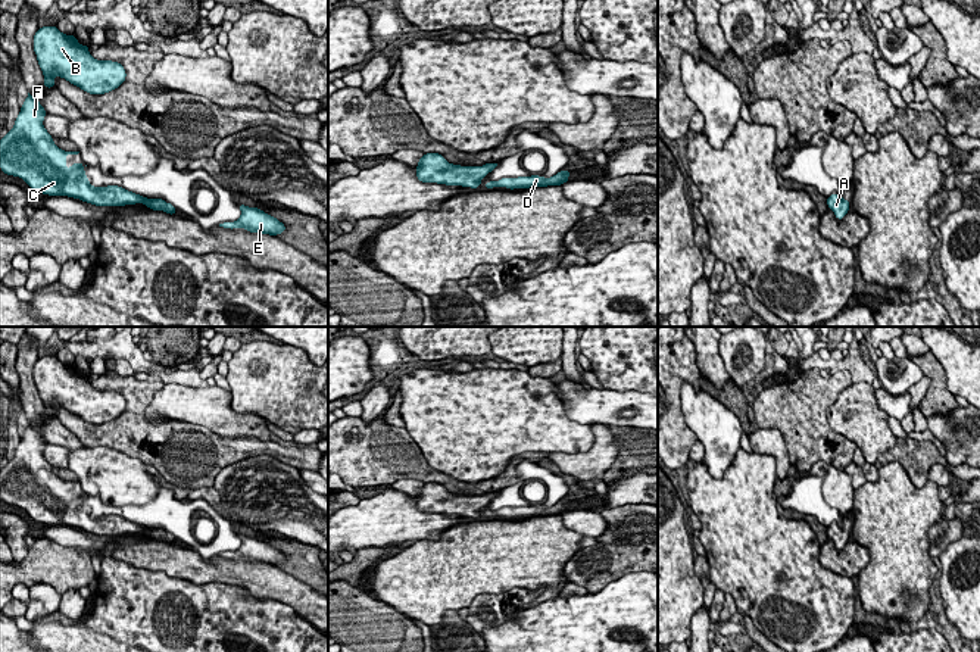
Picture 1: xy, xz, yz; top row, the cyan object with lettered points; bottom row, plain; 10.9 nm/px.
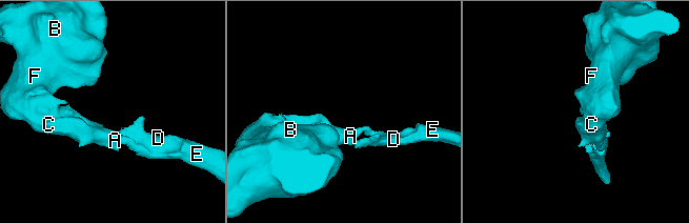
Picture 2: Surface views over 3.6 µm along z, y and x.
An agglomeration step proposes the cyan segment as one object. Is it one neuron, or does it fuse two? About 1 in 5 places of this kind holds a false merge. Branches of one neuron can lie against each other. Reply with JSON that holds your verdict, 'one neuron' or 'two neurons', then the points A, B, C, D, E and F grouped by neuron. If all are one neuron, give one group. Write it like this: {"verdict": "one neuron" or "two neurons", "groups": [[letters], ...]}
{"verdict": "one neuron", "groups": [["A", "B", "C", "D", "E", "F"]]}

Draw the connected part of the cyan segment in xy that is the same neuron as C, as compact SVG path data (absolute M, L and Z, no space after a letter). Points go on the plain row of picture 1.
M28 422L15 456L0 469L0 497L4 503L22 508L34 521L49 525L68 525L102 537L144 533L152 540L165 540L169 545L175 545L174 534L162 528L147 528L118 515L93 517L81 492L71 495L68 499L66 486L78 484L79 481L65 481L53 472L53 467L43 455L46 444L47 442L38 428Z

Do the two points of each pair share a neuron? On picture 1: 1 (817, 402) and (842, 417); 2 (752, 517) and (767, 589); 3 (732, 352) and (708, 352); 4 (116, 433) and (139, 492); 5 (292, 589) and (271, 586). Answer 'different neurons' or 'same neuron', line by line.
1: different neurons
2: same neuron
3: different neurons
4: different neurons
5: same neuron

